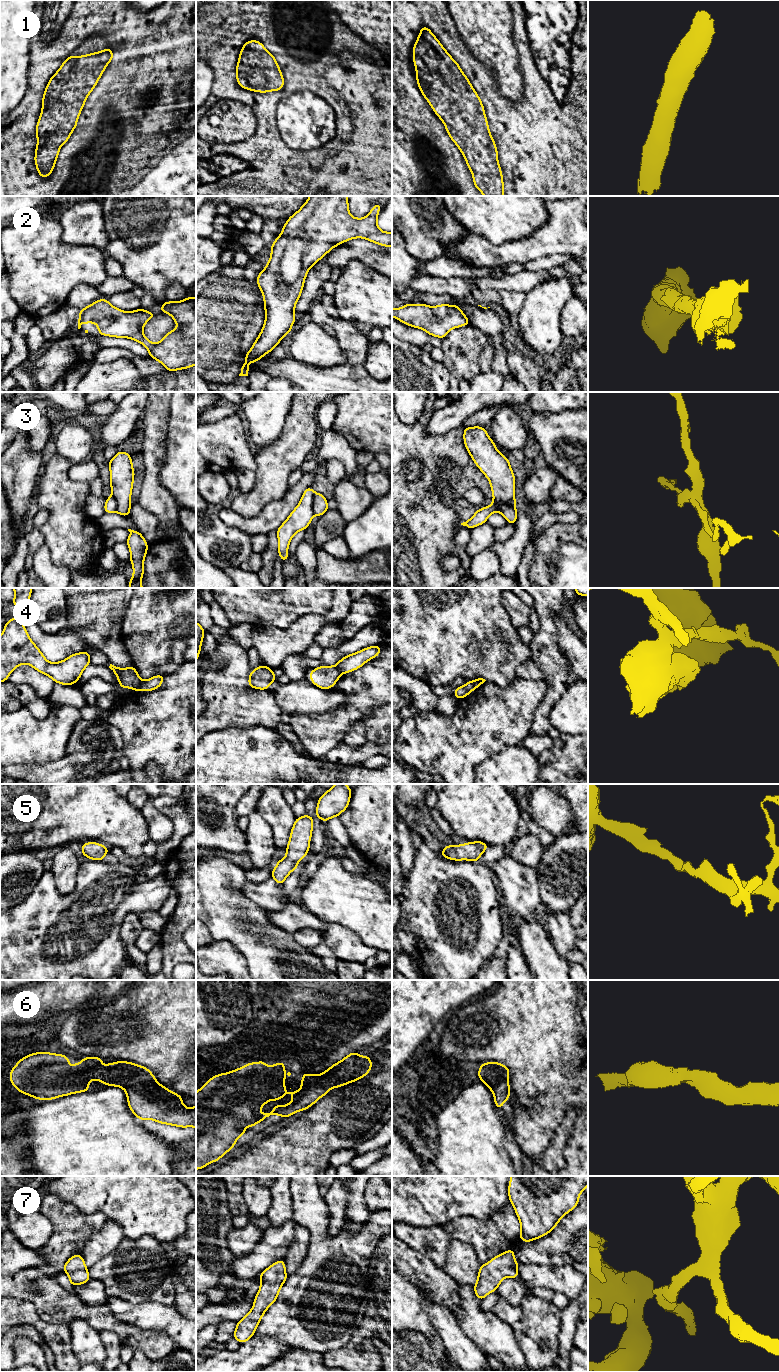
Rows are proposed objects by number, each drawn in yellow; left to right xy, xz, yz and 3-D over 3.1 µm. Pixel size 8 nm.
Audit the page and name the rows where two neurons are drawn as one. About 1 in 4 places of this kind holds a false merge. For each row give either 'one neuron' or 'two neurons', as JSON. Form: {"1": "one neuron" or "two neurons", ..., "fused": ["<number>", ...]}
{"1": "one neuron", "2": "one neuron", "3": "two neurons", "4": "two neurons", "5": "one neuron", "6": "one neuron", "7": "one neuron", "fused": ["3", "4"]}

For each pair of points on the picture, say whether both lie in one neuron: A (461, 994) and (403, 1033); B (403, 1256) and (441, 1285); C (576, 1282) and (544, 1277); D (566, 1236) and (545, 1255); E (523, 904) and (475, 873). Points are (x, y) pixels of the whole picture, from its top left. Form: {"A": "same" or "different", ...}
{"A": "same", "B": "same", "C": "same", "D": "same", "E": "different"}

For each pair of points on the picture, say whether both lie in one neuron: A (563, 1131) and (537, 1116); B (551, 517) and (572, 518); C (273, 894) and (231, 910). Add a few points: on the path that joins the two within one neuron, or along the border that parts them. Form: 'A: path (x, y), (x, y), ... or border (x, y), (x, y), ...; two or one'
A: border (570, 1107), (546, 1148); two
B: path (556, 517), (567, 517); one
C: border (245, 880), (242, 892), (266, 910); two

